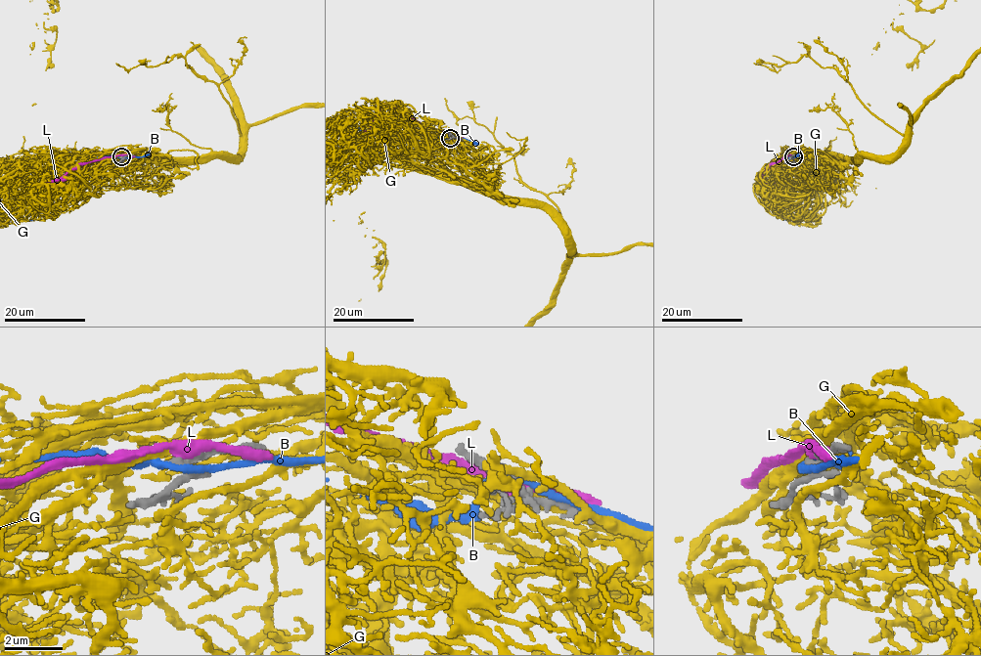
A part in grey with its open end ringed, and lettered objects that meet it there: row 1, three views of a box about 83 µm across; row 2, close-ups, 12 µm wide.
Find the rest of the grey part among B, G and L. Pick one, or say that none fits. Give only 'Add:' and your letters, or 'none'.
Add: G

